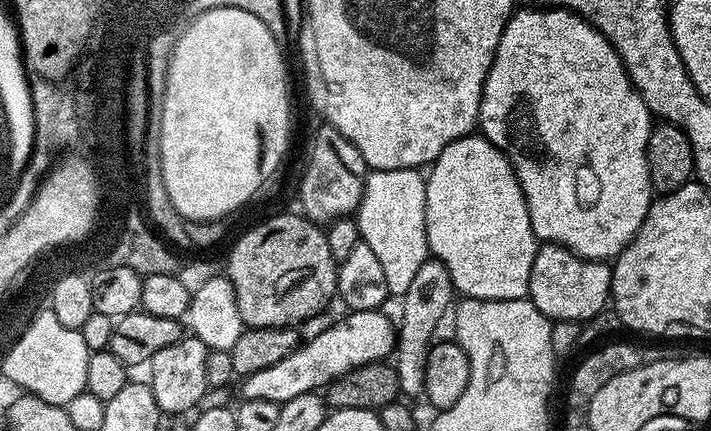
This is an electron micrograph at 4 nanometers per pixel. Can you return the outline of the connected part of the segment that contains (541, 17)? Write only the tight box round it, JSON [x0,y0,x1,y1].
[479,8,654,261]

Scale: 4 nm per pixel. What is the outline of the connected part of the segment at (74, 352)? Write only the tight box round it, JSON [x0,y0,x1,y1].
[2,310,89,406]

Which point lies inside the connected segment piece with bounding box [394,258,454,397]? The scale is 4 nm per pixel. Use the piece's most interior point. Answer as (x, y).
(430, 295)

